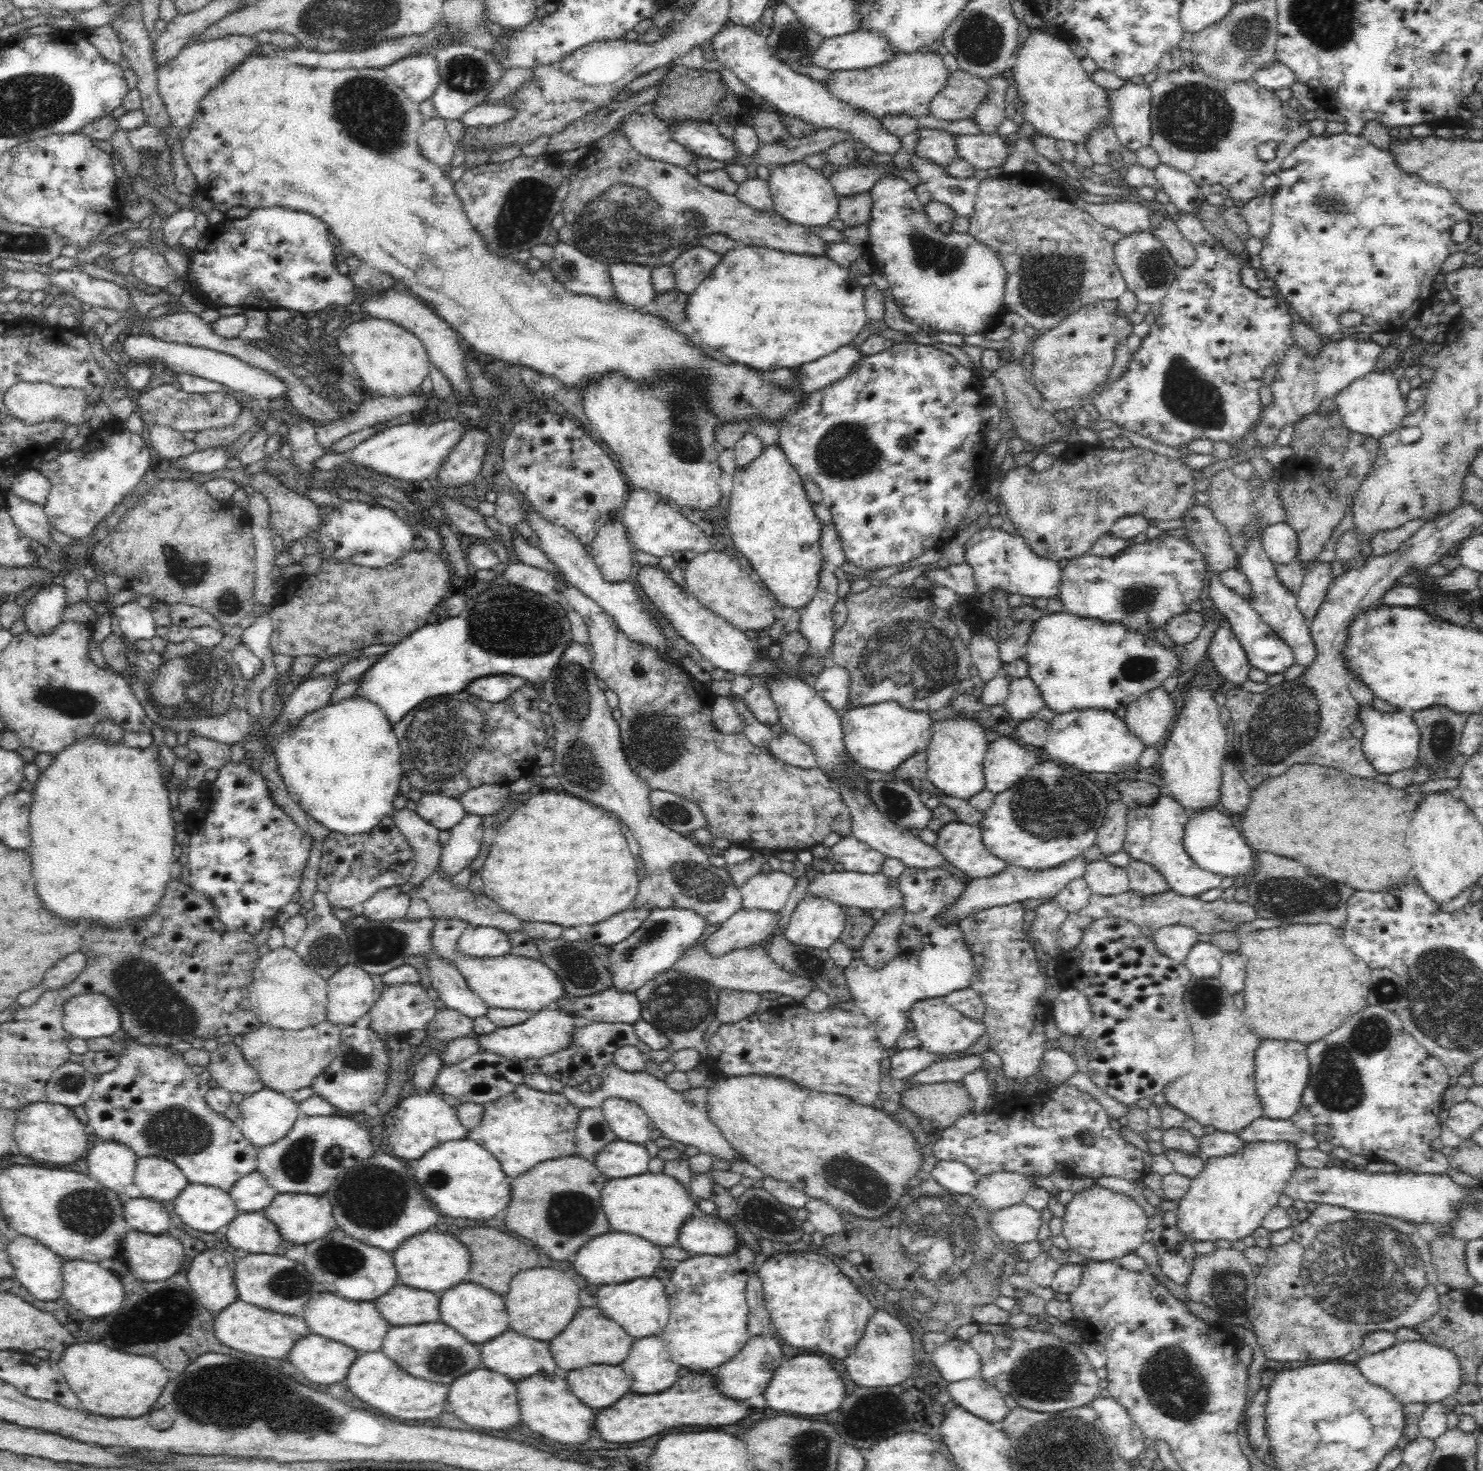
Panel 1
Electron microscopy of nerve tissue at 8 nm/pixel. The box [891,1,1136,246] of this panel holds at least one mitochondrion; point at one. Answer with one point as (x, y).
(979, 40)

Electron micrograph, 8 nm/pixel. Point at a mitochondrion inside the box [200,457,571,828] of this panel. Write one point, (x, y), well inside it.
(444, 746)

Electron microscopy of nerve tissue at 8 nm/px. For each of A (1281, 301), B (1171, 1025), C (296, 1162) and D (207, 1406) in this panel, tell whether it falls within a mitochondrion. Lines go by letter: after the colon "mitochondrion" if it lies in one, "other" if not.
A: other
B: other
C: mitochondrion
D: mitochondrion

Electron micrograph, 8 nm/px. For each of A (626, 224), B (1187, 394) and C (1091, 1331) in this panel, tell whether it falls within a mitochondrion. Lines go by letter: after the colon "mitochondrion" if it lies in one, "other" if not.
A: mitochondrion
B: mitochondrion
C: other

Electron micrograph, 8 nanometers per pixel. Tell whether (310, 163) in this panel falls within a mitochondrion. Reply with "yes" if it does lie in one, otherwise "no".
no

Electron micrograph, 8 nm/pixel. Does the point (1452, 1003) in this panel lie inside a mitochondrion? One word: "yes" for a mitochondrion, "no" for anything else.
yes

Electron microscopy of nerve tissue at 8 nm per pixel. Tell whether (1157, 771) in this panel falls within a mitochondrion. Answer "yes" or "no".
no

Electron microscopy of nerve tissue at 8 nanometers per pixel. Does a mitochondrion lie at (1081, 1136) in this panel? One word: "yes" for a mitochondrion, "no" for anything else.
no

